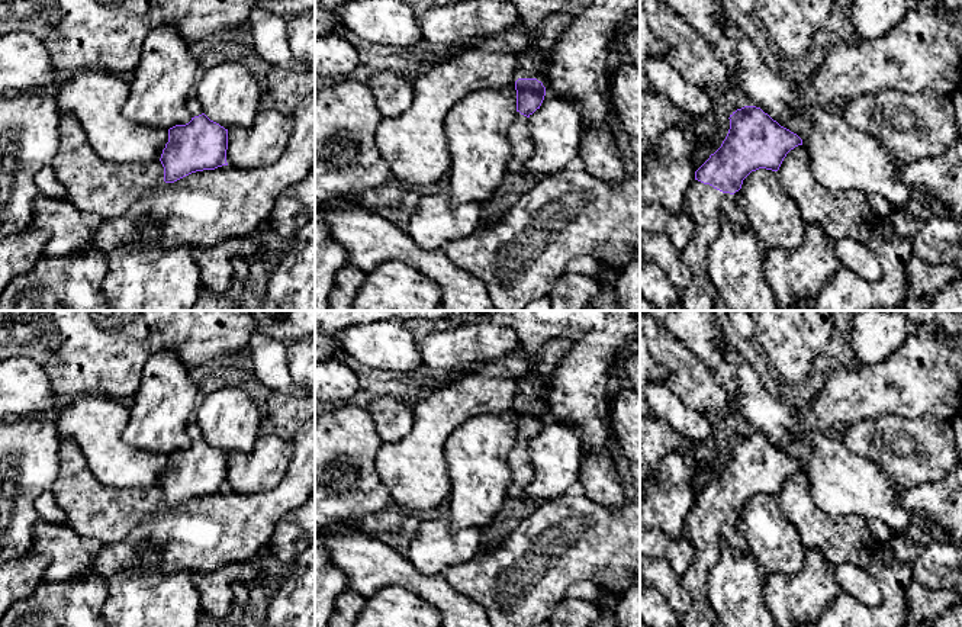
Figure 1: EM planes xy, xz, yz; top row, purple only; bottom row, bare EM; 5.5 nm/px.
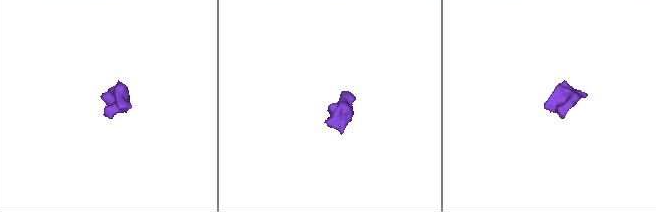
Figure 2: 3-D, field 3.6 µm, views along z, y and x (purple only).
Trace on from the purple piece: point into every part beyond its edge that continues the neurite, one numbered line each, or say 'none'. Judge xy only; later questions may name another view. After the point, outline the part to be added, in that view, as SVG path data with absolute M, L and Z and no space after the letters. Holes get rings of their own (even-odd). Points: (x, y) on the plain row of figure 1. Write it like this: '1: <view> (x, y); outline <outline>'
1: xy (193, 431); outline M193 418L186 427L186 435L194 443L203 438L202 430Z

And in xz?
1: xz (518, 459); outline M517 437L512 450L508 453L506 463L512 475L506 498L522 501L527 496L528 486L533 480L528 443Z

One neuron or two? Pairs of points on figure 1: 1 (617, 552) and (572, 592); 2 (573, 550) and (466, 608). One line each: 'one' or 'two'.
1: two
2: two

